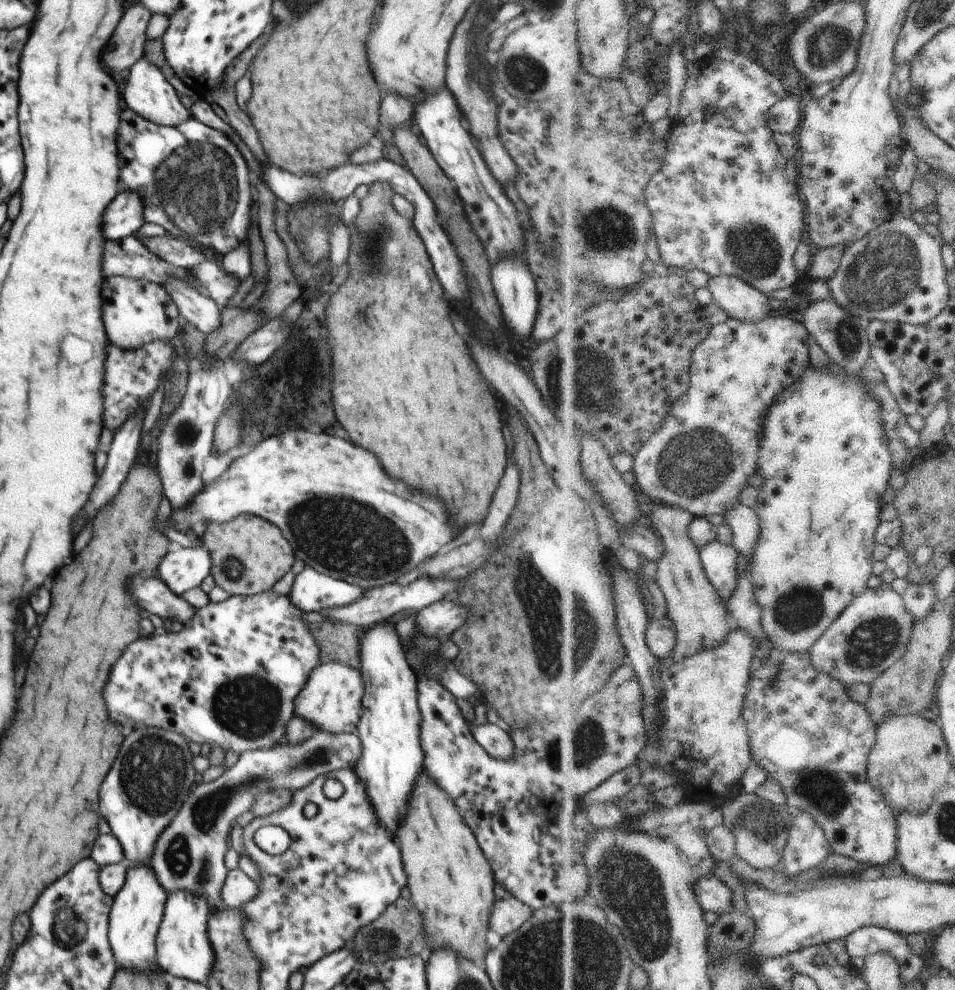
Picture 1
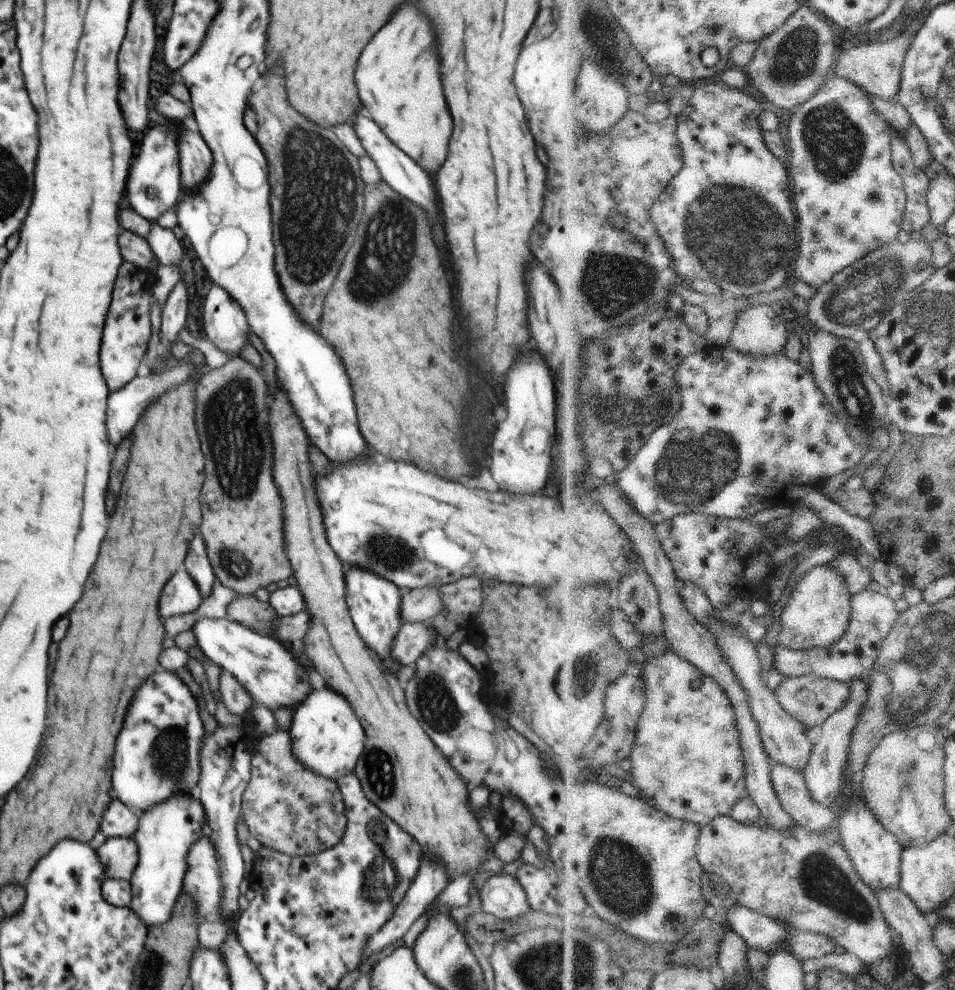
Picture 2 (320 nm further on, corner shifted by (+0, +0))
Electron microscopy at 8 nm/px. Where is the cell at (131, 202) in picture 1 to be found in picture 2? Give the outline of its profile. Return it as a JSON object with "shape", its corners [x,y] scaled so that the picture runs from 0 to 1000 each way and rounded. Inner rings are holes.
{"shape":[[[159,127],[149,139],[147,156],[136,170],[134,204],[142,216],[157,225],[164,224],[172,214],[180,212],[190,196],[190,171],[182,135],[184,133],[178,133],[176,129]]]}

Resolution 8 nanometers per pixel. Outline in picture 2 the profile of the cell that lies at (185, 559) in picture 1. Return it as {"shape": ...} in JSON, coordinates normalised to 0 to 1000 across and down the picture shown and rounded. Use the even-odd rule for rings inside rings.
{"shape":[[[191,574],[176,586],[170,602],[168,602],[168,622],[188,622],[203,618],[212,610],[213,602],[207,590],[201,582],[197,582]]]}

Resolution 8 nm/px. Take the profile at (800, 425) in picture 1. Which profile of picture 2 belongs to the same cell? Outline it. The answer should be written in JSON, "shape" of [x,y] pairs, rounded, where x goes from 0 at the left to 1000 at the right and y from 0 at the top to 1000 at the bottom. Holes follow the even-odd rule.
{"shape":[[[867,569],[852,573],[834,590],[823,608],[818,620],[816,652],[834,658],[873,653],[889,638],[893,606],[894,600],[890,598],[886,582],[880,574],[871,574]]]}

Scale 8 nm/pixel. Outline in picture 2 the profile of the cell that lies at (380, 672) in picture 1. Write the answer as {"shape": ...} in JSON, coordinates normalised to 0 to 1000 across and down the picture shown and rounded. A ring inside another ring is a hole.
{"shape":[[[364,574],[361,580],[361,605],[369,623],[371,634],[379,642],[379,646],[396,659],[396,663],[404,669],[408,677],[419,679],[420,671],[408,665],[408,655],[412,654],[413,644],[421,633],[420,608],[418,593],[408,586],[381,576],[381,574]]]}

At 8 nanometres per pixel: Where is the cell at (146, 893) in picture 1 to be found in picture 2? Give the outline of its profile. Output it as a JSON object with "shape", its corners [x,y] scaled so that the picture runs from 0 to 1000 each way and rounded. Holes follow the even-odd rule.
{"shape":[[[197,802],[180,804],[178,808],[161,812],[147,824],[145,837],[139,842],[145,857],[145,874],[135,890],[139,904],[135,917],[153,937],[170,935],[178,929],[182,913],[191,900],[199,853],[207,851],[209,844],[213,844],[212,835],[216,828],[216,820],[206,802],[203,806]]]}

